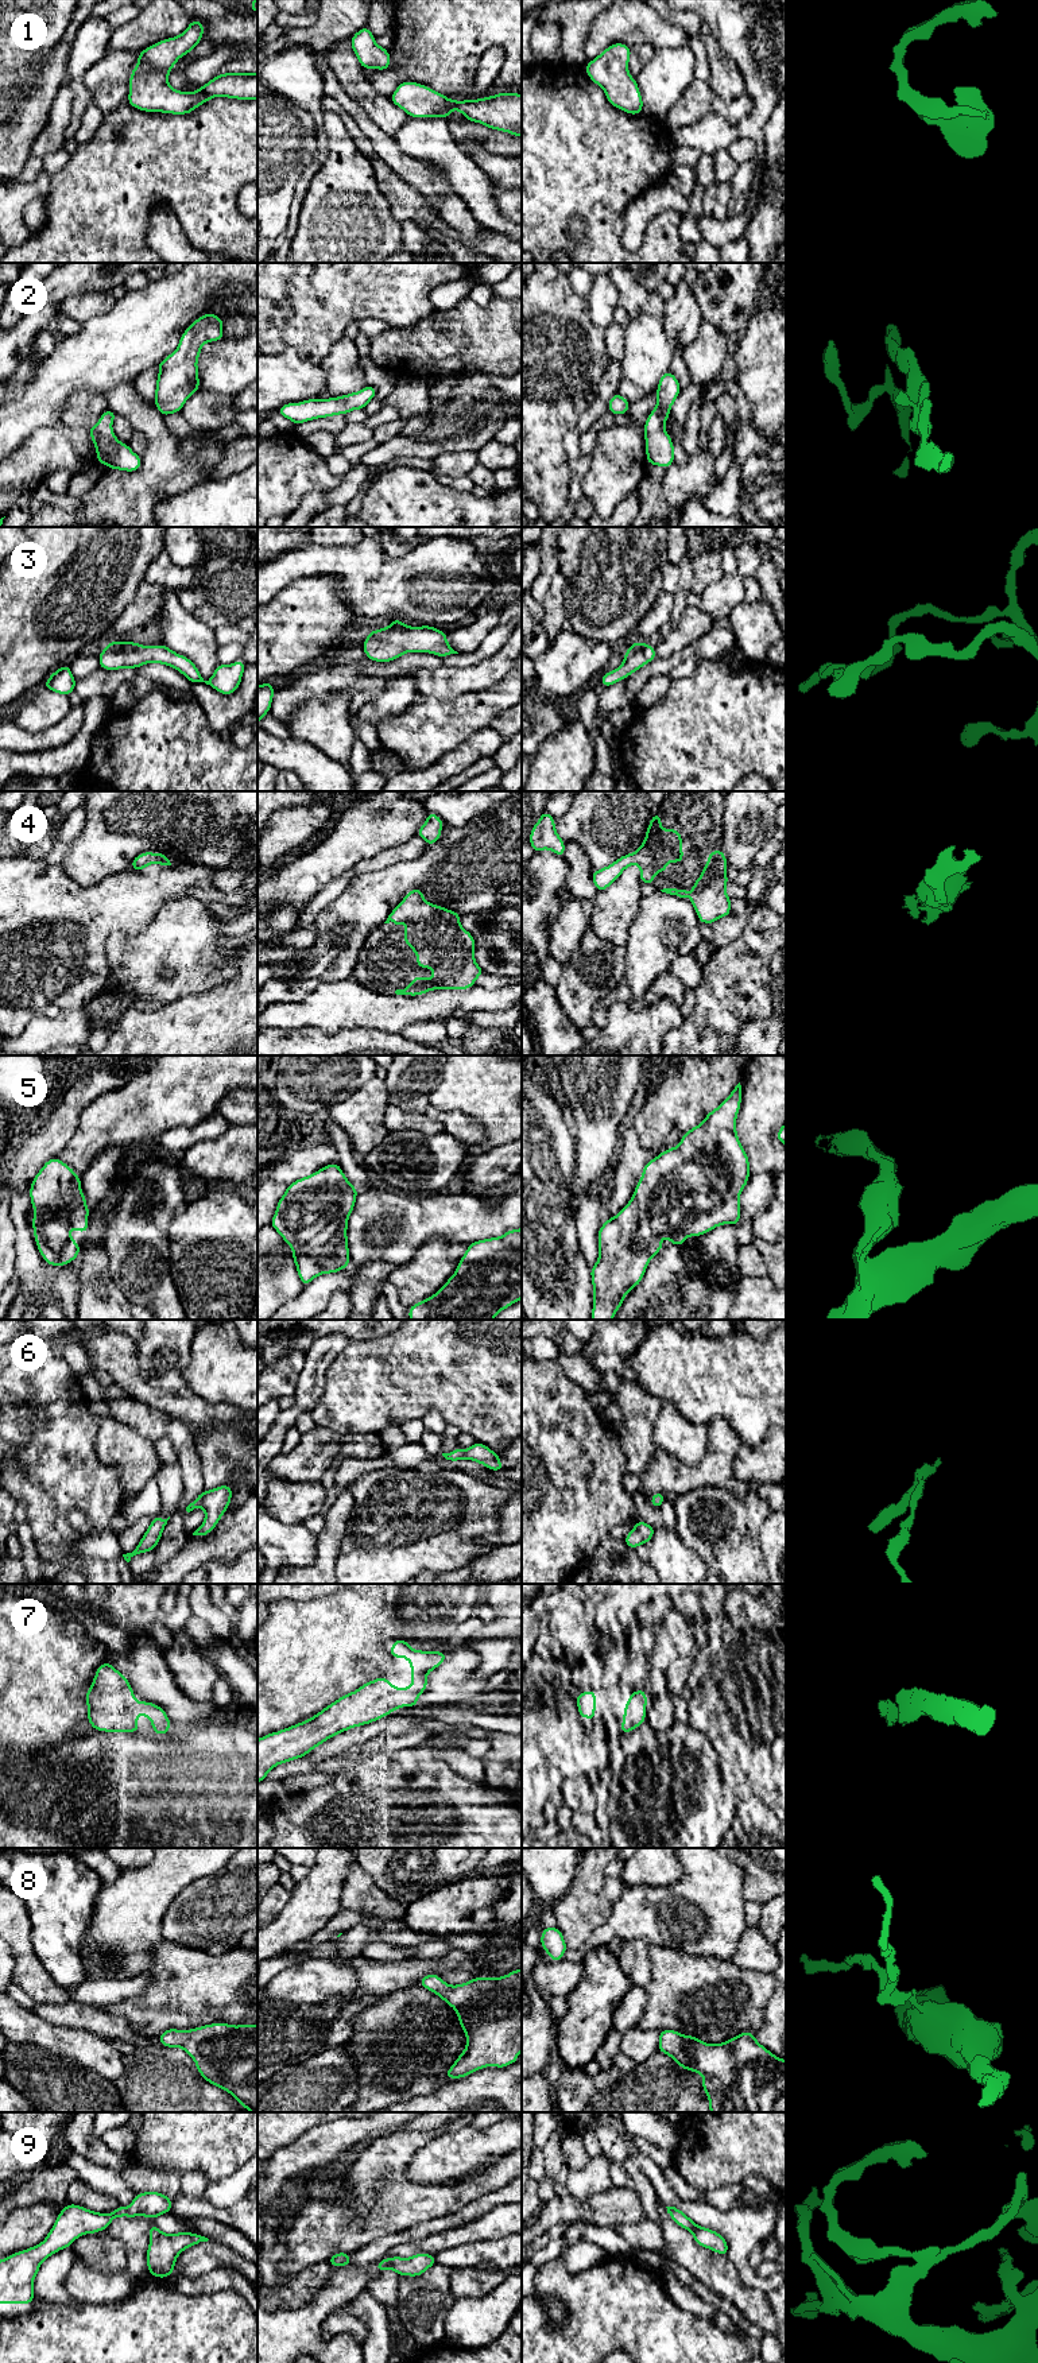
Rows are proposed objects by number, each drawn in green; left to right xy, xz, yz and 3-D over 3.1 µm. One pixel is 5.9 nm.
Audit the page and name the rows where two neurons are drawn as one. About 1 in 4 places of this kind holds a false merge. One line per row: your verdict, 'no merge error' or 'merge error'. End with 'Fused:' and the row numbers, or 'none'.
1: no merge error
2: no merge error
3: no merge error
4: no merge error
5: no merge error
6: no merge error
7: no merge error
8: no merge error
9: no merge error
Fused: none

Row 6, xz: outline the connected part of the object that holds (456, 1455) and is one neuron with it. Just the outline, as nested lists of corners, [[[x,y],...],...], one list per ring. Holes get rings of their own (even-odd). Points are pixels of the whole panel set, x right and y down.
[[[475,1442],[468,1449],[454,1449],[449,1453],[442,1453],[442,1456],[449,1461],[458,1461],[458,1460],[473,1460],[479,1464],[485,1465],[491,1471],[503,1471],[504,1467],[501,1465],[501,1461],[499,1459],[499,1454],[495,1453],[492,1449],[485,1446],[481,1442]]]

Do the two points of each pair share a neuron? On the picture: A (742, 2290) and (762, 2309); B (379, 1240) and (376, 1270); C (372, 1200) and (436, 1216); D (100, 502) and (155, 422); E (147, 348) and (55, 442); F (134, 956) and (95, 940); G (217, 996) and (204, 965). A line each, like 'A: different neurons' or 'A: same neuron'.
A: same neuron
B: different neurons
C: same neuron
D: same neuron
E: different neurons
F: different neurons
G: different neurons

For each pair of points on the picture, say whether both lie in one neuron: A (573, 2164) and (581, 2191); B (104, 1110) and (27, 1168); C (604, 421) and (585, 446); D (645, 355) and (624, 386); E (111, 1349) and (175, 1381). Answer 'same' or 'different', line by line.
A: different
B: different
C: same
D: different
E: different

